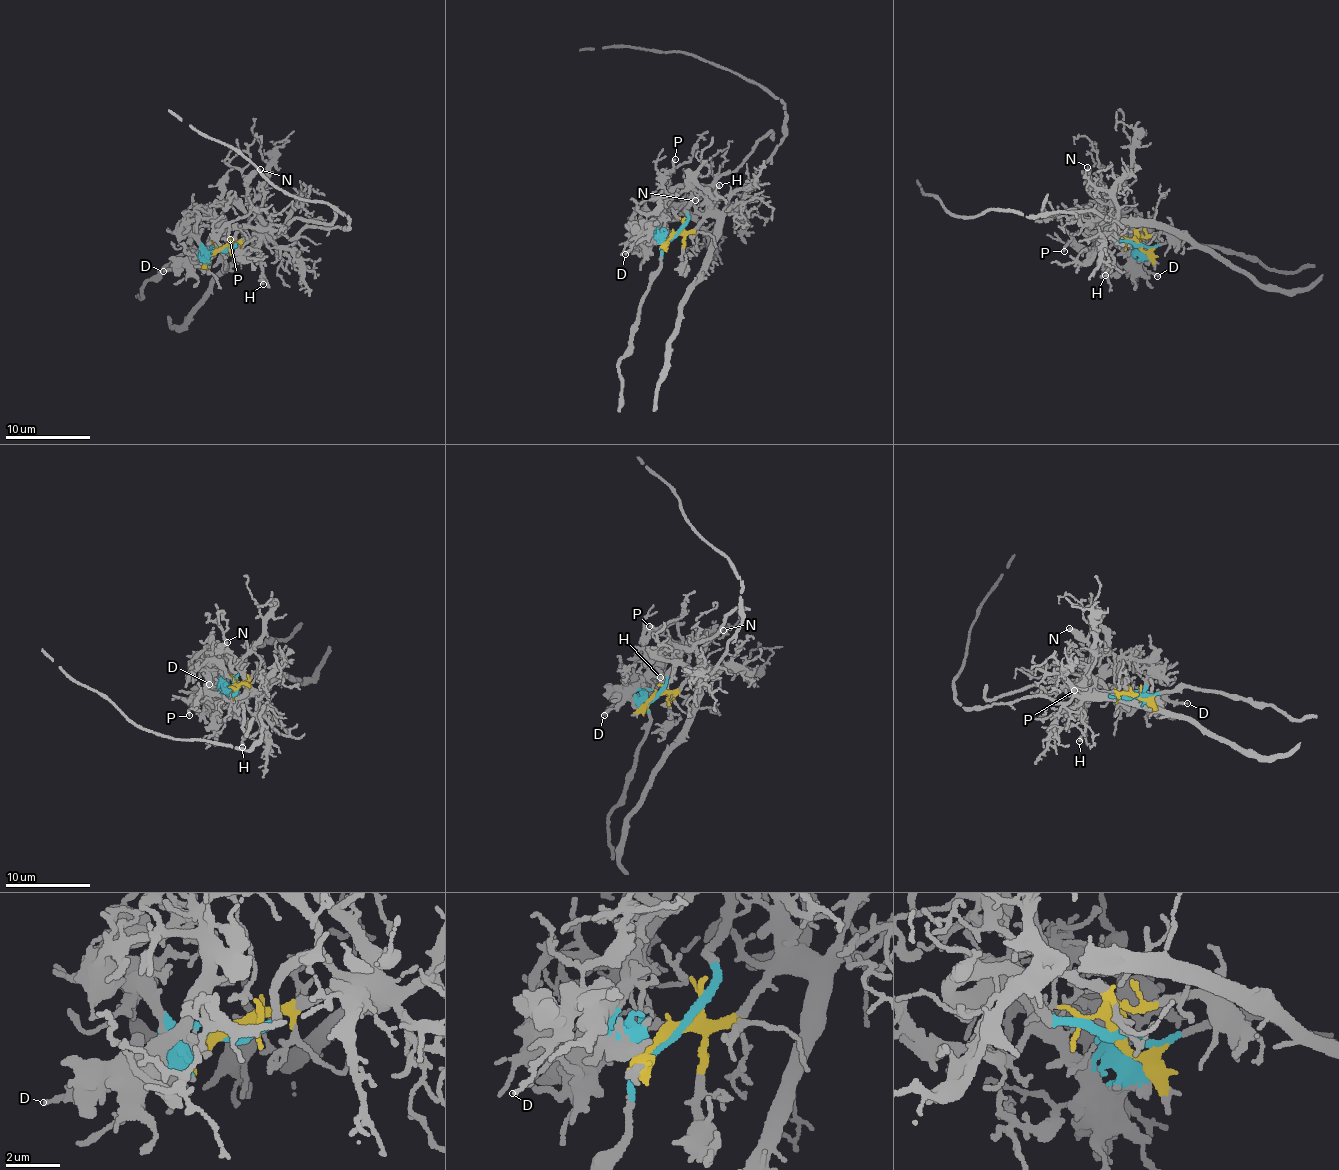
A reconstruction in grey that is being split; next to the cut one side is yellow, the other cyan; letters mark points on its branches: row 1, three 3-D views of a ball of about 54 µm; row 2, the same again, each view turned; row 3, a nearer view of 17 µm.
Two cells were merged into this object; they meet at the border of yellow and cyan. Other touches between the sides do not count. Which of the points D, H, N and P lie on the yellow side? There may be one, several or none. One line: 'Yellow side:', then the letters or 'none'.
Yellow side: H, N

